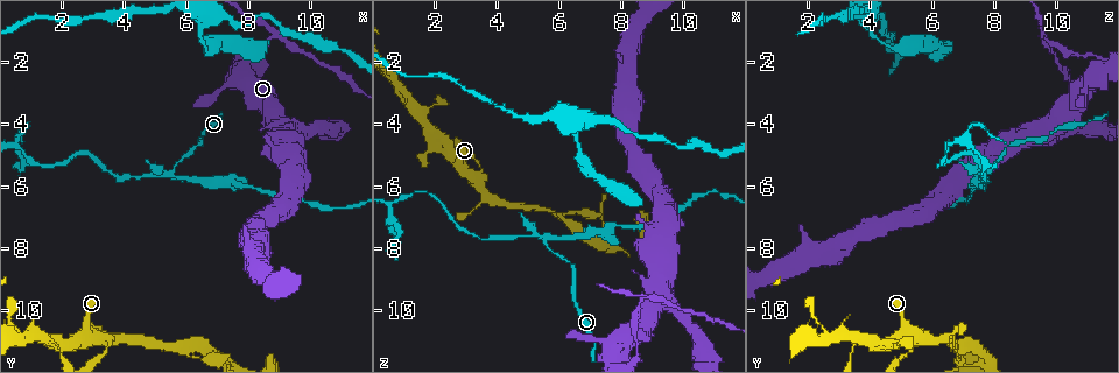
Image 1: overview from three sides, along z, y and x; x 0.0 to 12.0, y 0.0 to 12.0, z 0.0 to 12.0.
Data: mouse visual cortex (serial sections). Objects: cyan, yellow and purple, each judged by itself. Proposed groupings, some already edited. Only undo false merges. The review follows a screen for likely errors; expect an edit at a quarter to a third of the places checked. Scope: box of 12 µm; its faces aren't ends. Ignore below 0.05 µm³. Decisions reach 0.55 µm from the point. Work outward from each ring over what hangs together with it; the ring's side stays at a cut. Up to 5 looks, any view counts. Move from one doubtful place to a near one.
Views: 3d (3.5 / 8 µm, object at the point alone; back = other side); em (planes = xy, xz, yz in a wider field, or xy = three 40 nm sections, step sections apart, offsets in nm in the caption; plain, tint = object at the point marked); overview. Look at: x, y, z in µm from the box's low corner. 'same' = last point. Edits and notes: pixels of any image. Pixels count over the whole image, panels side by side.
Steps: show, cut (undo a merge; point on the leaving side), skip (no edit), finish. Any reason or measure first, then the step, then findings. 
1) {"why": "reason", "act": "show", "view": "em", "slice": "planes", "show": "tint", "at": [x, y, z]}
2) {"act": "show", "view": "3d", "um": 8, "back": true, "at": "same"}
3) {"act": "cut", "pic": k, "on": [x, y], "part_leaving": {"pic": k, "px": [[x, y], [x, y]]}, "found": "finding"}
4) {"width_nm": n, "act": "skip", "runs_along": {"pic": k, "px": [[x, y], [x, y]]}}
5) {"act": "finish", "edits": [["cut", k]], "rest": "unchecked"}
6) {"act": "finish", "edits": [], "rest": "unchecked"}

{"why": "three arms meet", "act": "show", "view": "3d", "um": 3.5, "at": [5.5, 5.6, 7.8]}

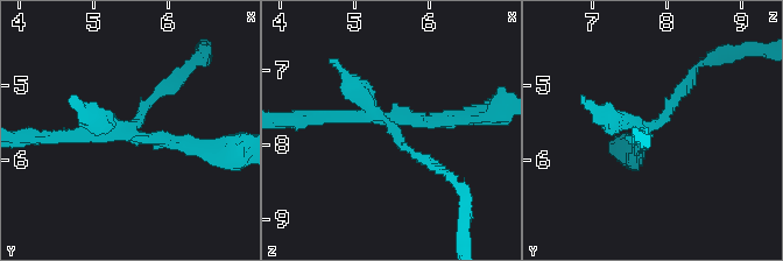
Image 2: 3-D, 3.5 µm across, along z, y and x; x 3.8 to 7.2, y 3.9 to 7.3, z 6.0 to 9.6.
{"why": "now the EM", "act": "show", "view": "em", "slice": "xy", "step": 5, "show": "tint", "at": [5.50, 5.55, 7.75]}

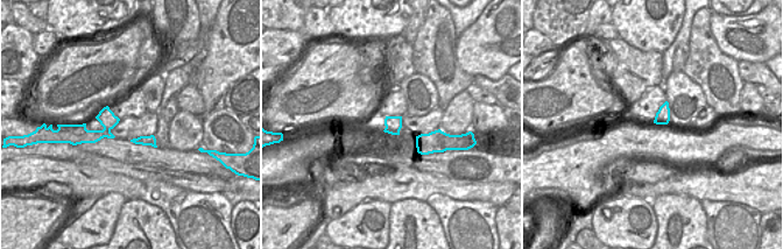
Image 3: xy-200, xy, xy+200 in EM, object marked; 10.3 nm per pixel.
{"act": "cut", "pic": 2, "on": [437, 118], "found": "a second cell is stuck on"}

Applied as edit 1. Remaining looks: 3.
{"act": "show", "view": "overview"}

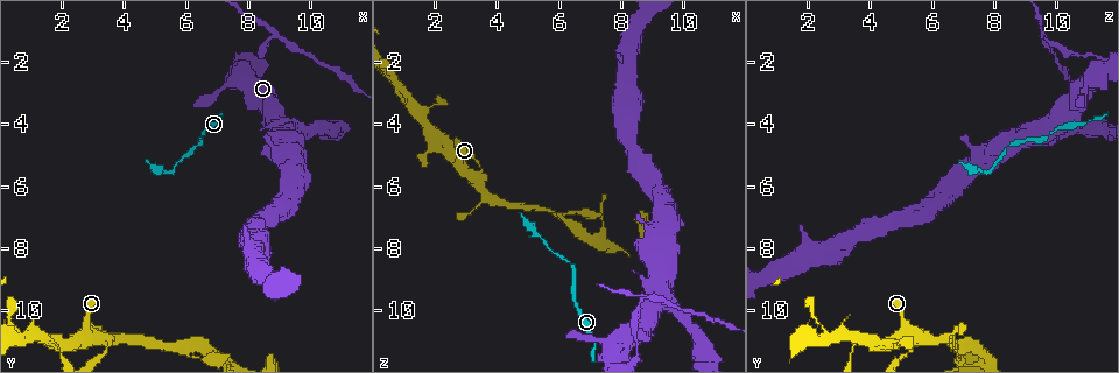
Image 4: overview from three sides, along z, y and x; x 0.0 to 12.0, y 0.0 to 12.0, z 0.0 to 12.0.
{"why": "arms part here", "act": "show", "view": "3d", "um": 8, "at": [3.7, 10.9, 6.4]}

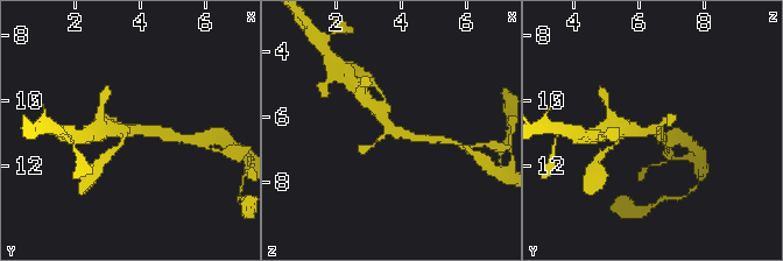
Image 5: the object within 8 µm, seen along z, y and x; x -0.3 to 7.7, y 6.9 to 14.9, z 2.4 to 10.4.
{"why": "need the tissue", "act": "show", "view": "em", "slice": "xy", "step": 1, "show": "tint", "at": [3.8, 10.9, 6.3]}

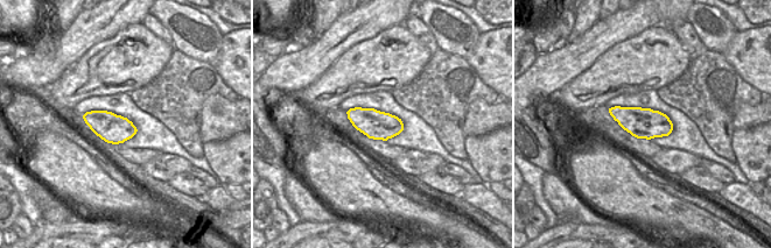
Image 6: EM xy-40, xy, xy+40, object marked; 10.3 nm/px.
{"width_nm": 300, "act": "skip", "runs_along": {"pic": 5, "px": [[369, 101], [388, 126], [423, 138]]}, "found": "one cell here"}

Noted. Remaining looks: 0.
{"act": "finish", "edits": [["cut", 2]], "rest": "unchecked"}

